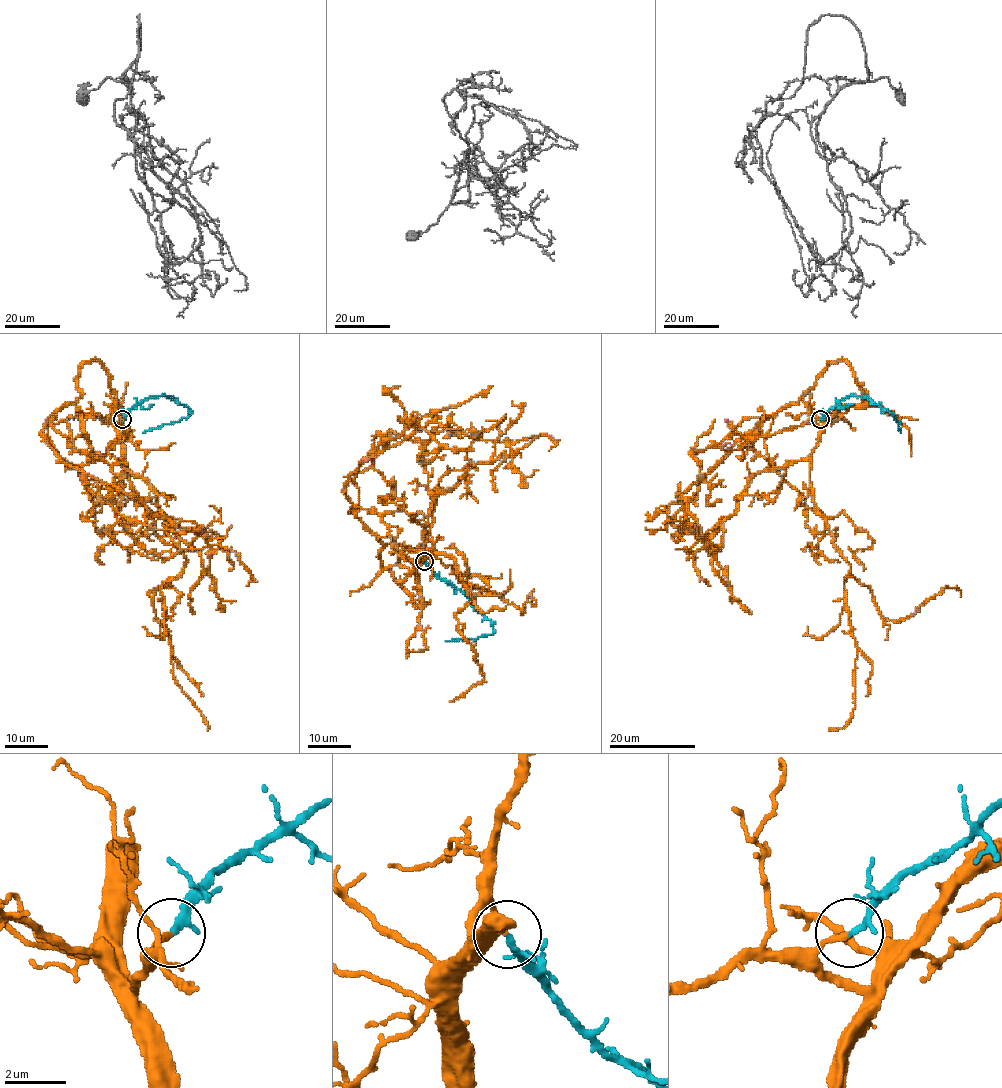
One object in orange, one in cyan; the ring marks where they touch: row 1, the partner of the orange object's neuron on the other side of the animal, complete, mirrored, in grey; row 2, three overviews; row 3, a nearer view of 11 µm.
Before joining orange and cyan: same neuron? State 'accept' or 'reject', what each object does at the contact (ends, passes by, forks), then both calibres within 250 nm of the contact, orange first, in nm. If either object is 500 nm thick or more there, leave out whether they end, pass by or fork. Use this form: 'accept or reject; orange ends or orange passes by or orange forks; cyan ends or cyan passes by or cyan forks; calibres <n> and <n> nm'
accept; orange ends; cyan passes by; calibres 200 and 150 nm

